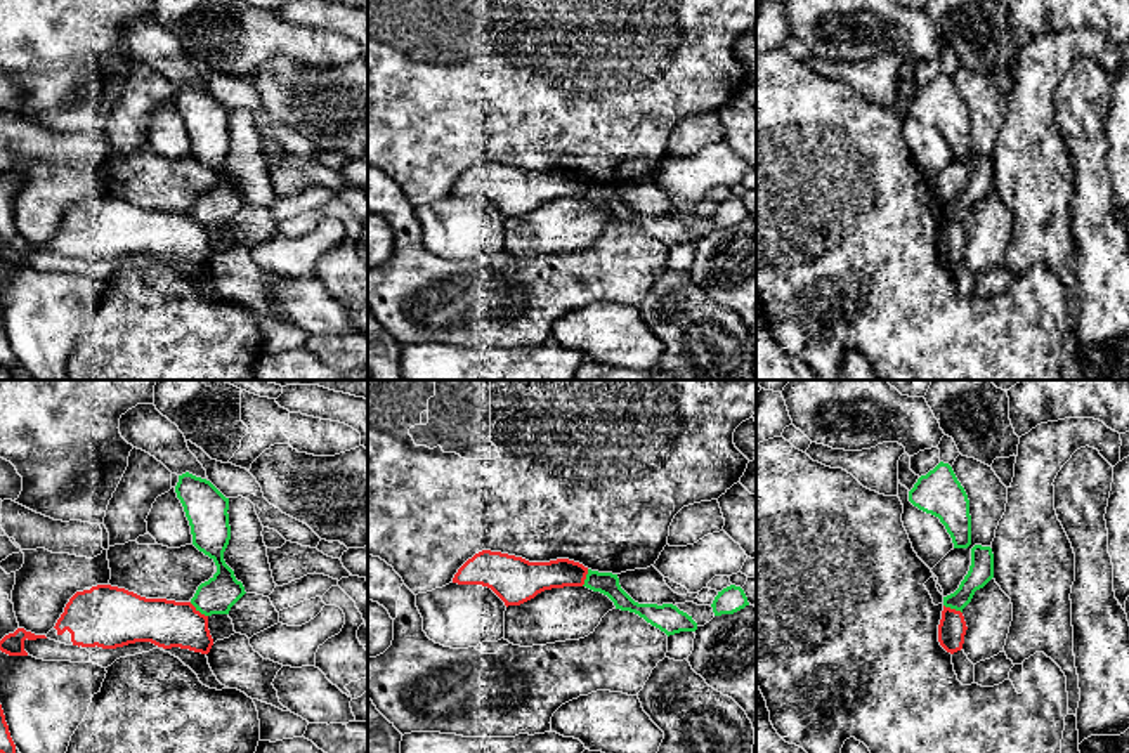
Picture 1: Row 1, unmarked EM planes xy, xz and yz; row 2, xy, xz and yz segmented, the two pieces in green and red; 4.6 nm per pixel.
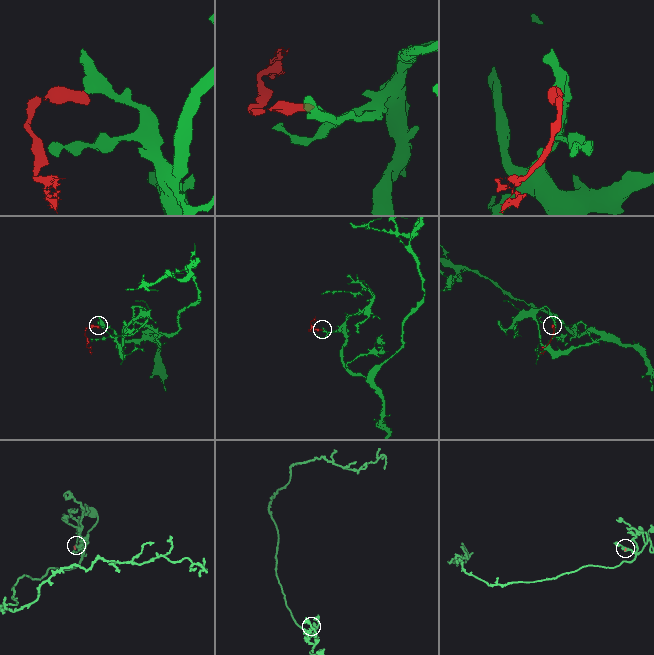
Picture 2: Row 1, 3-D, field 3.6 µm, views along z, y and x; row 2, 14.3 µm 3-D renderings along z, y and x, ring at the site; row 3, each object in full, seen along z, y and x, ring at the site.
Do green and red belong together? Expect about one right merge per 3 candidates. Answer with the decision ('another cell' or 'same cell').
another cell

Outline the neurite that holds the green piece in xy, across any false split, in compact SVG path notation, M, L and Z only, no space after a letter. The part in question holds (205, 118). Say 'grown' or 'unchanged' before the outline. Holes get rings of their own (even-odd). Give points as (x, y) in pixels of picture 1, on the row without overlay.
unchanged; M189 83L179 87L175 104L189 132L193 156L217 177L217 184L198 198L191 215L205 227L229 226L231 219L246 205L224 172L231 151L229 109L210 92Z

